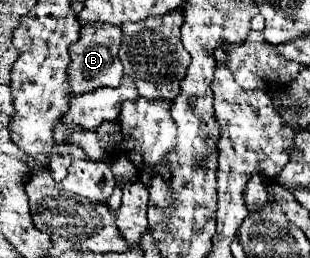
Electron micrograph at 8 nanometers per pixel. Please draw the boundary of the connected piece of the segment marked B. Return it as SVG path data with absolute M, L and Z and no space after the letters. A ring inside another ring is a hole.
M85 24L81 28L81 40L79 44L71 46L71 72L69 72L69 84L73 90L73 96L79 96L83 92L91 92L101 86L115 86L123 78L123 66L117 56L121 46L121 28L113 24Z

